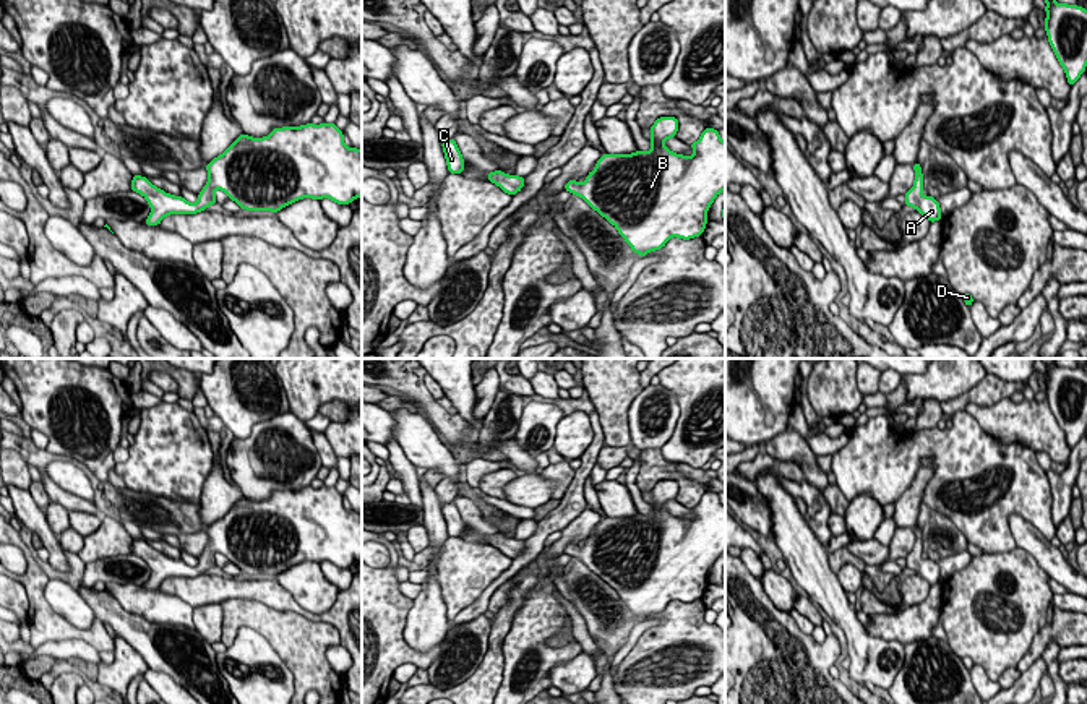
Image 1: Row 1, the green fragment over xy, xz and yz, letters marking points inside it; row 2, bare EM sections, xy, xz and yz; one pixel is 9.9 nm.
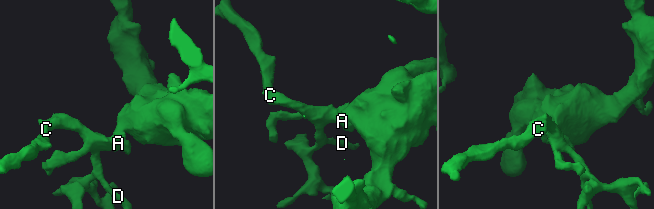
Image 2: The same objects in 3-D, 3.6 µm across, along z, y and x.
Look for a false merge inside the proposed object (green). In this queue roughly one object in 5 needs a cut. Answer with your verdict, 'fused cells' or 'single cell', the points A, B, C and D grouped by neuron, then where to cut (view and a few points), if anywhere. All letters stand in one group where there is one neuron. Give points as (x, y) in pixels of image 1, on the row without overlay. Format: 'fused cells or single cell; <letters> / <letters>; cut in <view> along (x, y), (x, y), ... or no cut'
single cell; A B C D; no cut

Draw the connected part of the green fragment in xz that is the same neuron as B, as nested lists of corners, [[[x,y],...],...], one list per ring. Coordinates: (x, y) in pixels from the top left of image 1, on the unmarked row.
[[[660,480],[651,490],[651,514],[633,517],[604,517],[586,540],[584,547],[569,543],[565,553],[581,560],[592,573],[617,590],[634,616],[646,620],[660,613],[672,600],[694,602],[702,599],[707,573],[715,560],[725,553],[725,504],[719,495],[706,492],[696,506],[693,519],[672,516],[664,504],[675,501],[677,480]]]

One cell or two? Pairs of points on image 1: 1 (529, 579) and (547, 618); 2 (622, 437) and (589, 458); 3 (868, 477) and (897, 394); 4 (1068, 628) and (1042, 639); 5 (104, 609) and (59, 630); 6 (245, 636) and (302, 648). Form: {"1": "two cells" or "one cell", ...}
{"1": "two cells", "2": "two cells", "3": "two cells", "4": "one cell", "5": "two cells", "6": "two cells"}

